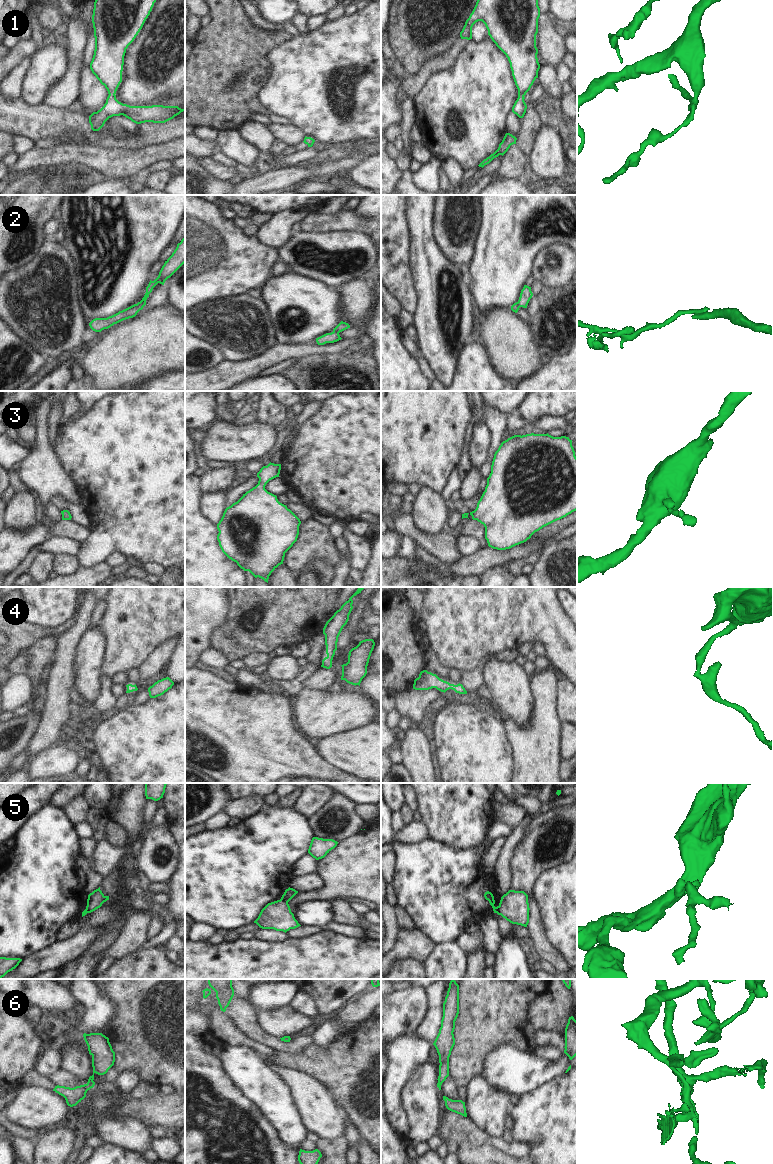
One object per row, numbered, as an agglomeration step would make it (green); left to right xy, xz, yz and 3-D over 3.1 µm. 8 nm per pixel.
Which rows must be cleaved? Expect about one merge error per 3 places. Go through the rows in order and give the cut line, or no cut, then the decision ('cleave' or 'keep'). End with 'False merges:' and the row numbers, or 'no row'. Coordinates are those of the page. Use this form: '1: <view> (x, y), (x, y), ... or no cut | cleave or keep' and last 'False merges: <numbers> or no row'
1: no cut | keep
2: xz (333, 331), (338, 333) | cleave
3: no cut | keep
4: no cut | keep
5: xz (281, 898), (287, 903) | cleave
6: no cut | keep
False merges: 2, 5

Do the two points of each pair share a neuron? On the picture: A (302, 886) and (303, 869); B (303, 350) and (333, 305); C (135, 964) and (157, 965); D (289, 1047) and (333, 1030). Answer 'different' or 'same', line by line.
A: different
B: different
C: same
D: different

